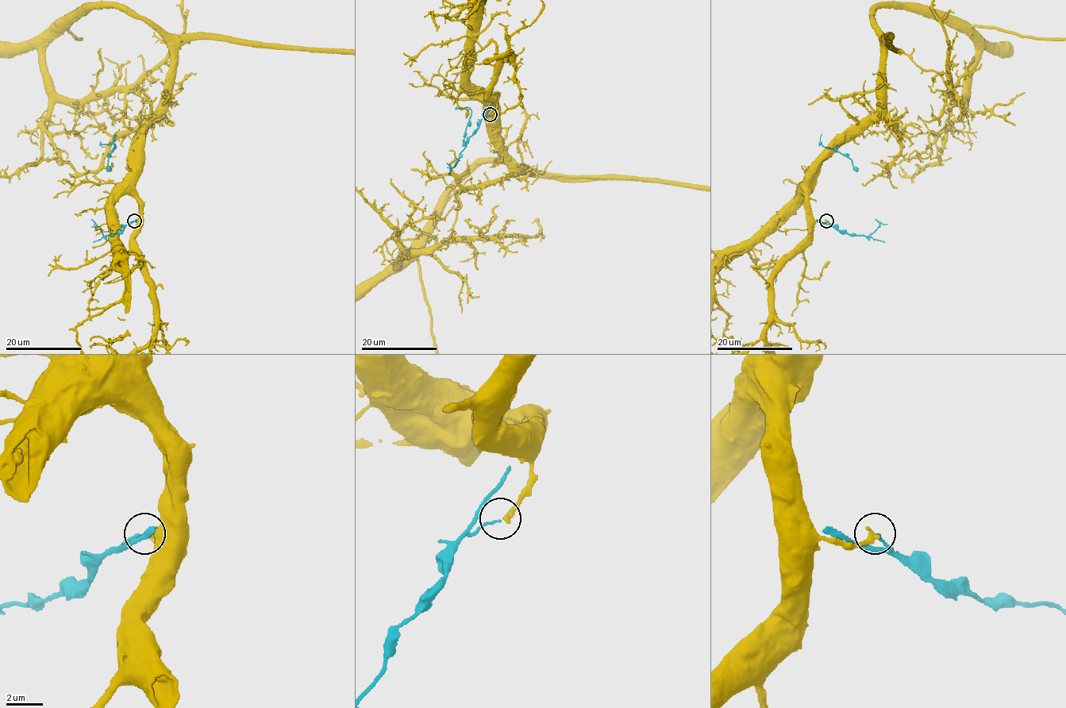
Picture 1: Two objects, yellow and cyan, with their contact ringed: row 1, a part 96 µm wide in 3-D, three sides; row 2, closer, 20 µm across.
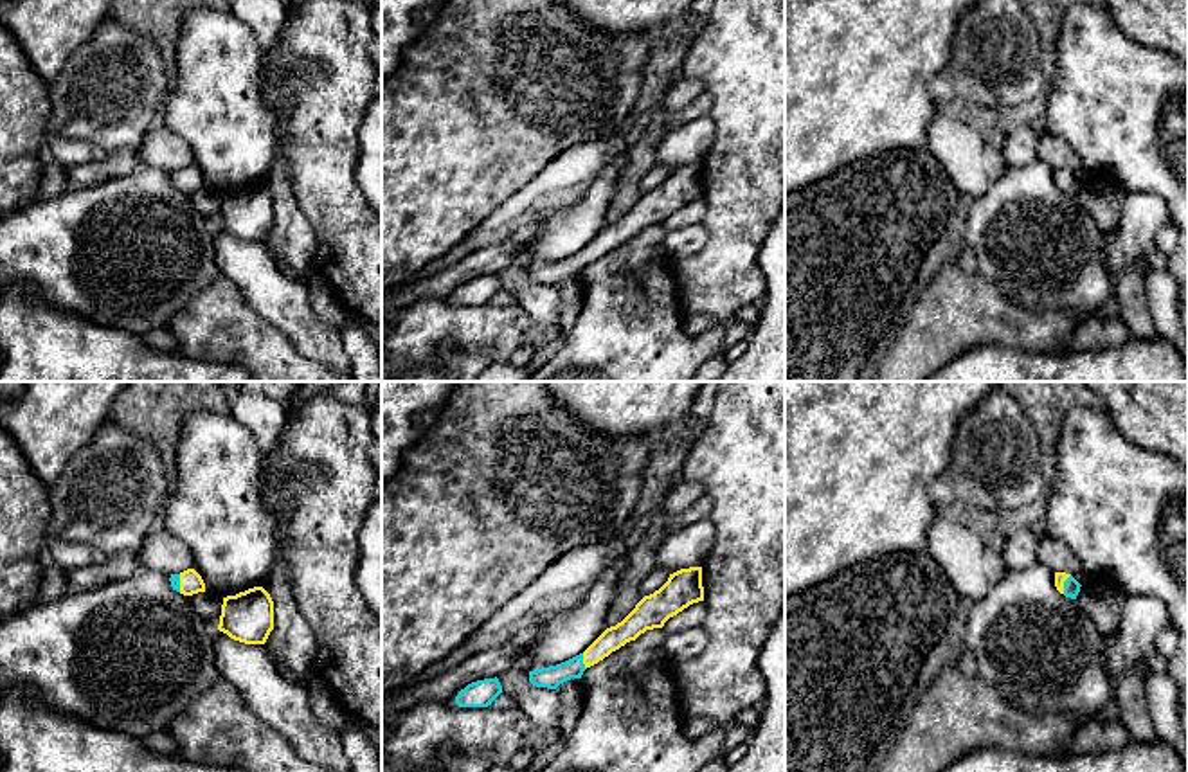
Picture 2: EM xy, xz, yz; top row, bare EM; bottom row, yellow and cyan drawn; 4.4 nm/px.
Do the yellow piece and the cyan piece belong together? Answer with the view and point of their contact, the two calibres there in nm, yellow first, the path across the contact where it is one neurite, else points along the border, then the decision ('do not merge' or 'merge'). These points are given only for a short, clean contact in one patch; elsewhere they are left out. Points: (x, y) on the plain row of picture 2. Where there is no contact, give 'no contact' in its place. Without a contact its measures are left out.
meets yellow in yz at (1062, 180); 50 nm thick on the yellow side, 80 nm on the other; do not merge

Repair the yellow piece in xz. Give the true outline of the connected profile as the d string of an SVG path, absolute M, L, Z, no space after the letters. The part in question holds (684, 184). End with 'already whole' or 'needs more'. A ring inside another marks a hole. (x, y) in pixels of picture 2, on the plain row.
M702 164L680 166L616 223L607 225L585 248L583 261L590 265L641 230L662 225L664 220L693 200L704 198Z; already whole

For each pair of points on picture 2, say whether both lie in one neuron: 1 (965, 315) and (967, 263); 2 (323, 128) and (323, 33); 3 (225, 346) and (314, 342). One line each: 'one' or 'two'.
1: two
2: one
3: two

